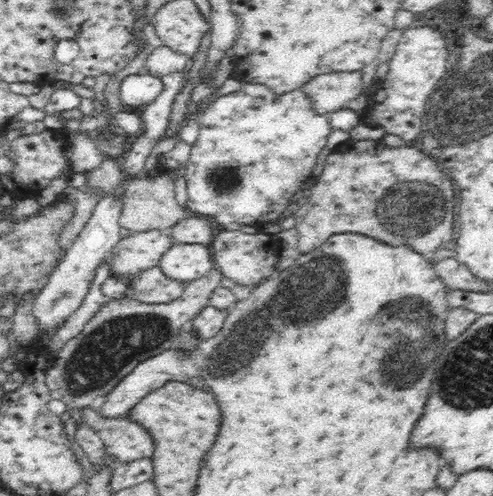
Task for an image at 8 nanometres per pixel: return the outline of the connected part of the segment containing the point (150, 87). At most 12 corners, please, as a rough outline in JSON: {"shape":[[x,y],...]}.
{"shape":[[146,72],[121,80],[127,109],[152,102],[164,83]]}

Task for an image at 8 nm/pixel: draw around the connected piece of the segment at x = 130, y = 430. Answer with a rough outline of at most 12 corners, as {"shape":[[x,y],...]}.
{"shape":[[87,407],[83,421],[117,464],[150,458],[150,433]]}

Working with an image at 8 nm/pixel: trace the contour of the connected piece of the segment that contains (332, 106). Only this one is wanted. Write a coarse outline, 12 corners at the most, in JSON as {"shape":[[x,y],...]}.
{"shape":[[361,70],[326,72],[301,91],[326,115],[366,94]]}

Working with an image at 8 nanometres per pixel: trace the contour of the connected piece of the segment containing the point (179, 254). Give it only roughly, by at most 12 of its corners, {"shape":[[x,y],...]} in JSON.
{"shape":[[174,244],[159,260],[172,280],[190,283],[214,269],[210,247]]}

